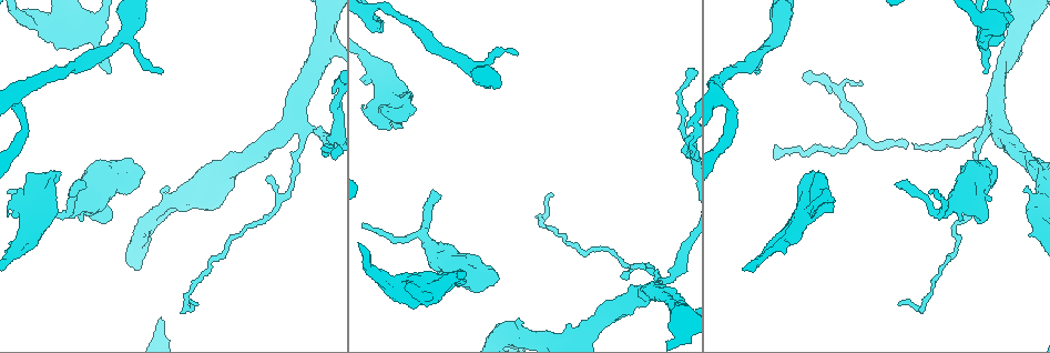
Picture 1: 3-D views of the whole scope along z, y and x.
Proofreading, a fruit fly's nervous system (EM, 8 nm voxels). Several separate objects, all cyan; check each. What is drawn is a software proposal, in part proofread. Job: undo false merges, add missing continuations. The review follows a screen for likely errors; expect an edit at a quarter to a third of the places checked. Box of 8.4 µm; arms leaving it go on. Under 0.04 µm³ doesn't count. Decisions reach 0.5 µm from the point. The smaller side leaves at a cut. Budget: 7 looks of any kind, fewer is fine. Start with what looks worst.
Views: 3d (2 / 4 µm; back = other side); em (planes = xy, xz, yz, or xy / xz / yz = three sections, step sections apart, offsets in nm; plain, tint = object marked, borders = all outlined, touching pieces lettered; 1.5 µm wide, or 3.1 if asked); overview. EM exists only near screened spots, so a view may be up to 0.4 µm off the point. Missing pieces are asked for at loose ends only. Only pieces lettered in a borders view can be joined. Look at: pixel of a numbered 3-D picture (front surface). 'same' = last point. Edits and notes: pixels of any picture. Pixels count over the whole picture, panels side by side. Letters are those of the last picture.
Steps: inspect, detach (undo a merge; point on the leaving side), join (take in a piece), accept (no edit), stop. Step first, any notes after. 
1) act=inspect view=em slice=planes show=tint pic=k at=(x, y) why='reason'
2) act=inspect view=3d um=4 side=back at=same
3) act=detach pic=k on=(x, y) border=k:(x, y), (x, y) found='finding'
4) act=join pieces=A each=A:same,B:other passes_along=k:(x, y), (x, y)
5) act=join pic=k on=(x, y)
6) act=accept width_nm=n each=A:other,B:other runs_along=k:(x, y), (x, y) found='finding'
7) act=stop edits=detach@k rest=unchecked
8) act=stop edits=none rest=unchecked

act=inspect view=em slice=xz step=8 show=borders pic=1 at=(895, 184) why='branch stops here'

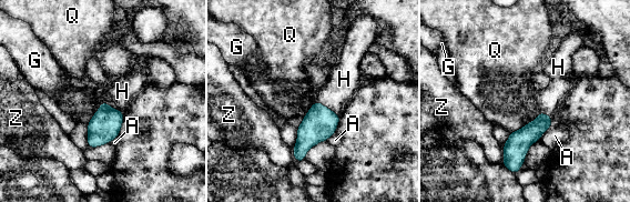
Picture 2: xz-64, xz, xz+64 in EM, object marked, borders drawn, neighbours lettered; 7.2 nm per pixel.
act=inspect view=em slice=planes show=borders at=same why='another direction'

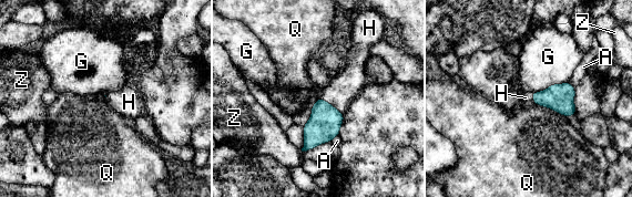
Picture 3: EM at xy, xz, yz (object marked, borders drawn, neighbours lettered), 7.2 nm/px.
act=join pic=3 on=(344, 87) each=A:other,G:other,H:same,Q:other,Z:other passes_along=3:(324, 125), (330, 104), (344, 87) found='it goes on there'

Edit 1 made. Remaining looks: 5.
act=inspect view=em slice=planes show=borders pic=1 at=(109, 73) why='free end'

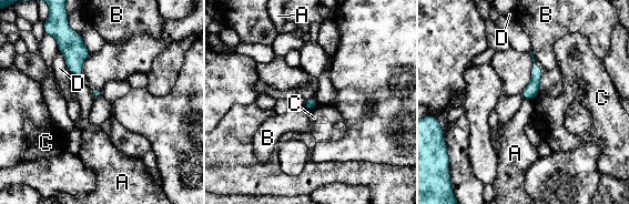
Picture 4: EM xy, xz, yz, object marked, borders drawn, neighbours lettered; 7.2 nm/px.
act=accept each=A:other,B:other,C:other,D:other border=4:(524, 98), (531, 100) found='none of them fits'

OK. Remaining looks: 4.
act=inspect view=em slice=yz step=8 show=tint pic=1 at=(758, 71) why='branch stops here'

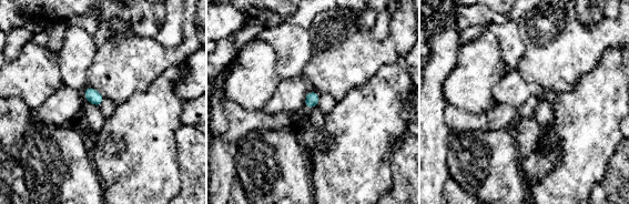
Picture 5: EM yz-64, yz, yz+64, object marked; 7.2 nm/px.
act=inspect view=em slice=planes show=borders at=same why='cut it another way'

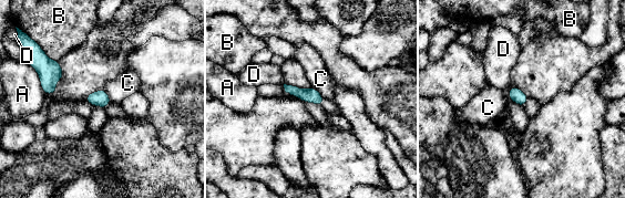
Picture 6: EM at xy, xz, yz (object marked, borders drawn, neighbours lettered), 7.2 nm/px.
act=accept width_nm=100 each=A:other,B:other,C:other,D:other border=6:(313, 86), (324, 97) found='none of them fits'

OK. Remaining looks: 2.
act=stop edits=join@3 rest=unchecked

